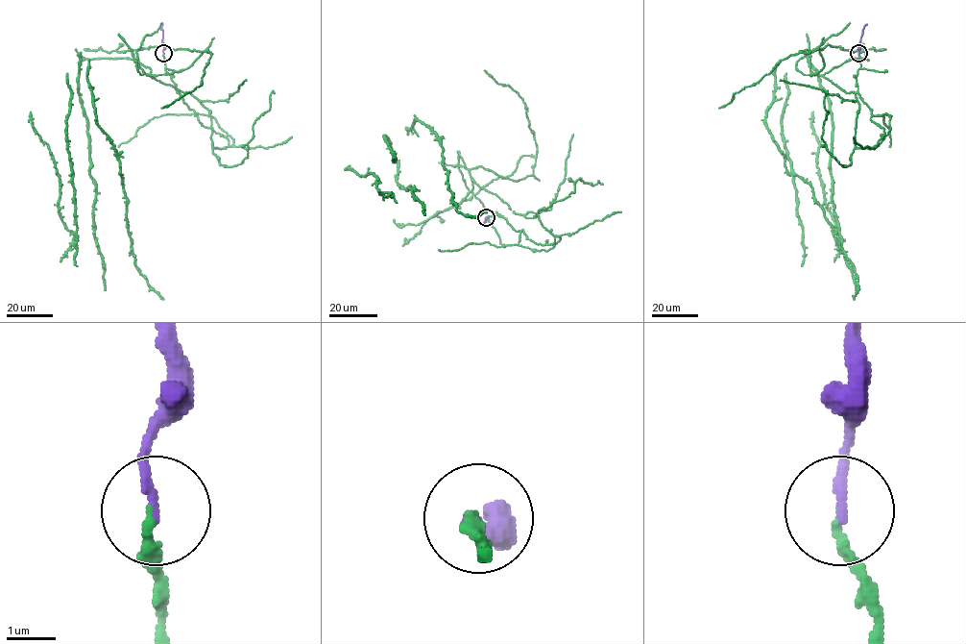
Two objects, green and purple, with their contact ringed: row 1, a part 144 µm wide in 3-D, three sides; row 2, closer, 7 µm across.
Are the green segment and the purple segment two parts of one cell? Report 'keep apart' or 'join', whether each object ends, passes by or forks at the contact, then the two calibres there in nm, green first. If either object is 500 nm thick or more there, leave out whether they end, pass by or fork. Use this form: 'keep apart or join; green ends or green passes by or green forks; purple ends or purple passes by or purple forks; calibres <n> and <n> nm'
join; green ends; purple ends; calibres 200 and 190 nm

